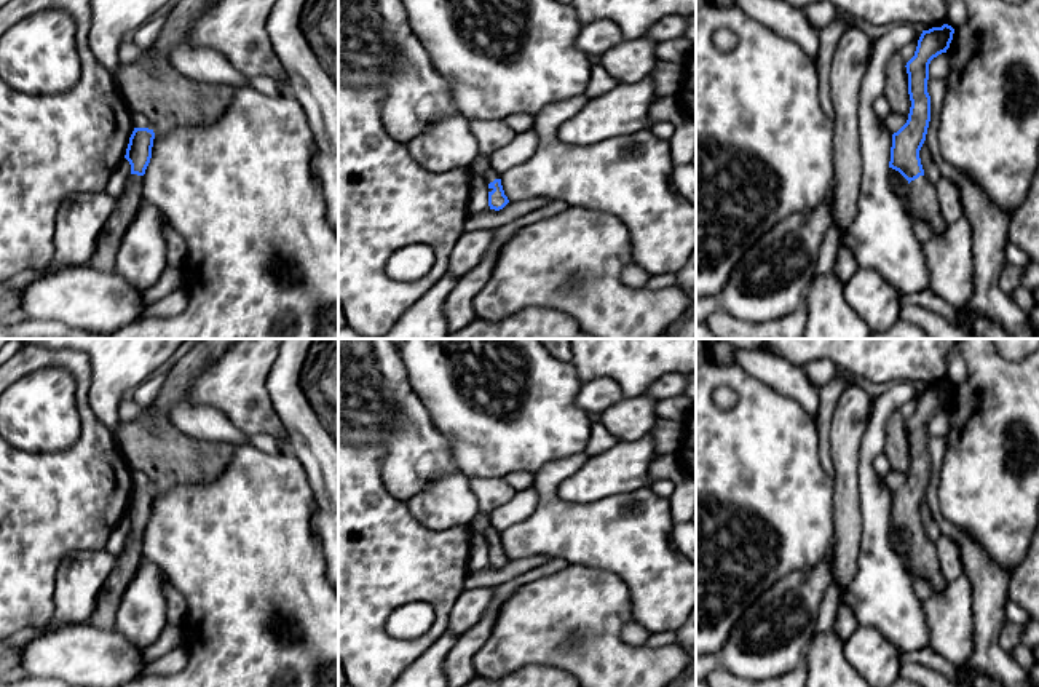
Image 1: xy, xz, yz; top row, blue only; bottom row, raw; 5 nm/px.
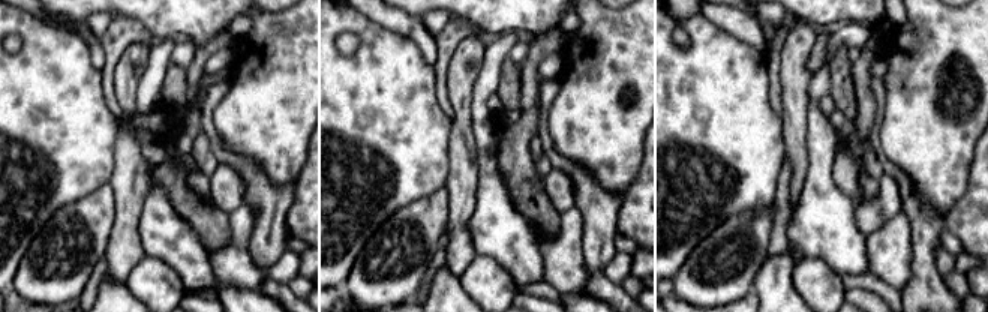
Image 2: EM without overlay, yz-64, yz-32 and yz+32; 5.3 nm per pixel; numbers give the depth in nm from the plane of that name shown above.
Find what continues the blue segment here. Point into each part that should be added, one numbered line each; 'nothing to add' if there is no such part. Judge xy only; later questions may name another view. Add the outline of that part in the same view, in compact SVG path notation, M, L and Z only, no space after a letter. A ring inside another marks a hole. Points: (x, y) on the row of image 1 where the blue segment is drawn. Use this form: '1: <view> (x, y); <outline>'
1: xy (110, 237); M129 174L126 187L117 200L112 216L101 230L96 251L86 267L93 267L105 273L115 270L115 260L121 240L144 201L142 187L144 176Z

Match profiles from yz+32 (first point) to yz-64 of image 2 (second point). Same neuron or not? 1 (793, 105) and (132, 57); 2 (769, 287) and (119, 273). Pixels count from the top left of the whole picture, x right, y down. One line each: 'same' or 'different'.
1: same
2: different

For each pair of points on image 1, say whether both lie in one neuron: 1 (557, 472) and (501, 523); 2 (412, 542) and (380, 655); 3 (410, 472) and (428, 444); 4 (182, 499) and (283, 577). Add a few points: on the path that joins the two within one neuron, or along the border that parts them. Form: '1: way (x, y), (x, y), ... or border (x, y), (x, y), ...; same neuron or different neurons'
1: border (533, 486), (538, 505), (517, 524); different neurons
2: way (383, 571), (374, 580), (374, 627); same neuron
3: way (410, 465), (422, 451); same neuron
4: way (208, 524), (257, 569); same neuron

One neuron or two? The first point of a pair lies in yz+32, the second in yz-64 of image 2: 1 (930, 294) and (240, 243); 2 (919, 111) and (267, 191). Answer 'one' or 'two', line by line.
1: two
2: two

